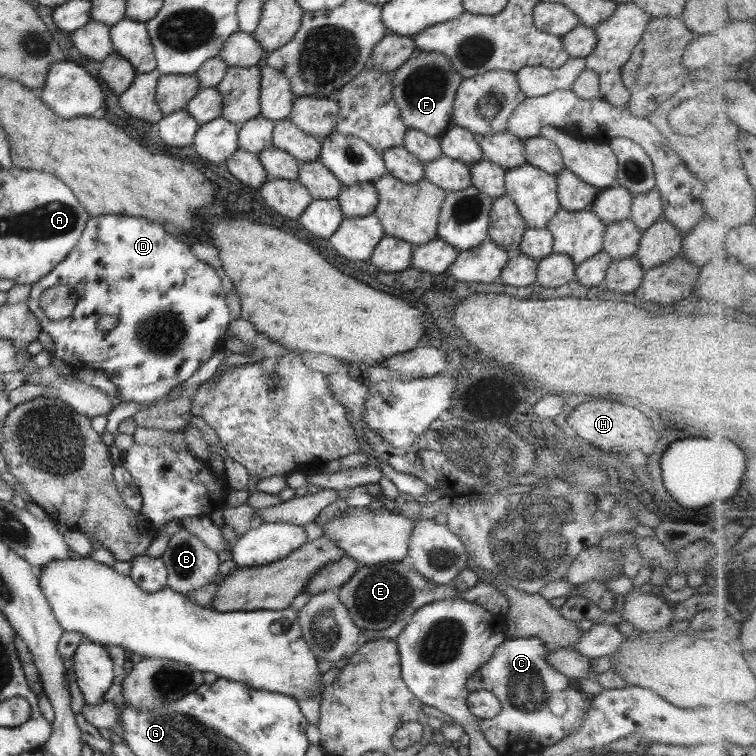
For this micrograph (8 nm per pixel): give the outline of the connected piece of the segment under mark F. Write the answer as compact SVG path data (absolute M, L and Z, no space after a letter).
M417 47L391 75L392 97L406 128L440 137L451 126L452 102L462 76L453 70L452 64L442 54L421 52Z

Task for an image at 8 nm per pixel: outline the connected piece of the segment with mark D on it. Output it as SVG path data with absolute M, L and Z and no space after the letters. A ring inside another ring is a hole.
M109 214L107 216L95 216L89 218L83 228L83 233L79 236L79 241L75 247L53 270L50 274L43 276L37 283L31 285L30 294L26 300L29 312L38 320L40 330L47 332L51 342L53 343L53 357L60 360L61 363L69 365L73 369L92 368L94 371L103 373L116 387L117 396L123 402L140 402L144 406L150 405L153 400L160 400L169 393L169 391L177 384L181 384L192 375L195 370L207 362L215 352L222 350L223 336L230 321L230 310L226 304L226 296L221 290L221 280L215 274L215 270L207 264L200 262L191 252L189 246L181 244L179 240L175 240L173 236L169 236L159 224L149 221L143 217L135 216L117 216ZM52 286L66 286L73 288L73 292L77 295L76 304L73 312L64 319L58 321L50 321L45 317L37 305L39 295ZM103 316L115 316L116 325L111 330L97 330L97 321Z

